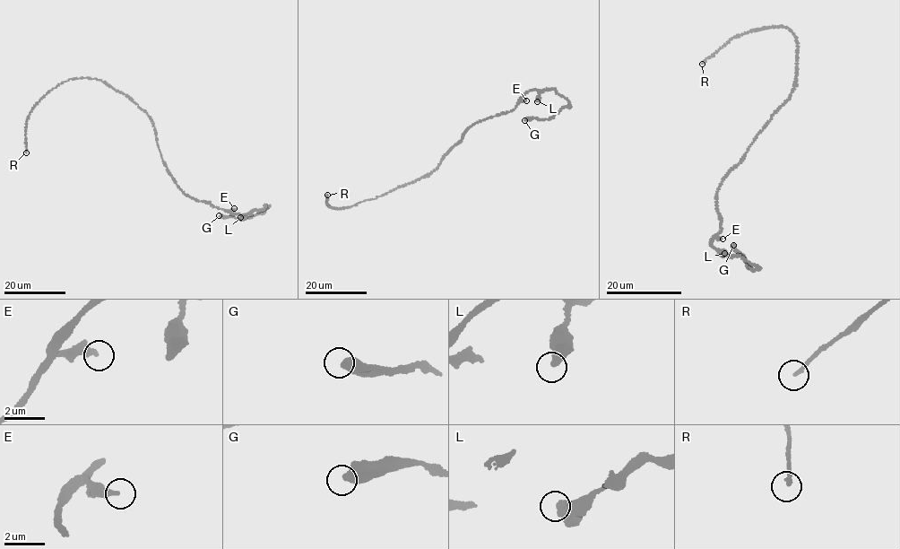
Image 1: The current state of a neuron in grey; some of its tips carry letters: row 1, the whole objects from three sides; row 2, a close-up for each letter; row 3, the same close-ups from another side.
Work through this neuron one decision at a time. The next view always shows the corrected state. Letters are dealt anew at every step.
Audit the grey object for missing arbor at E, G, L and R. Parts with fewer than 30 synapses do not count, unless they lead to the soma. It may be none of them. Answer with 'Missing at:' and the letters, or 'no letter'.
Missing at: R

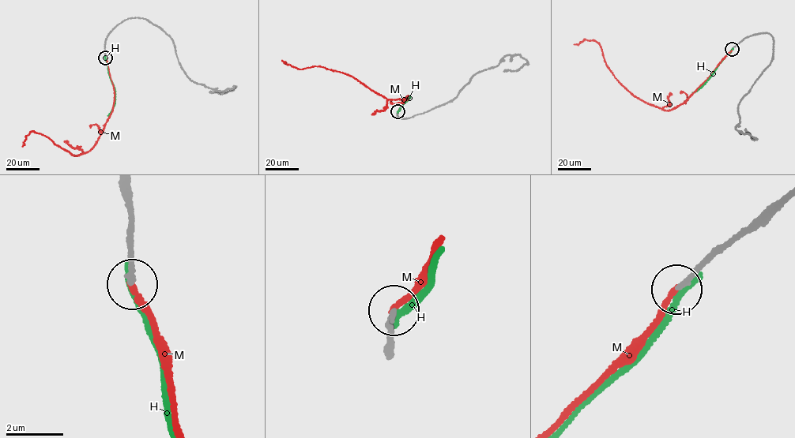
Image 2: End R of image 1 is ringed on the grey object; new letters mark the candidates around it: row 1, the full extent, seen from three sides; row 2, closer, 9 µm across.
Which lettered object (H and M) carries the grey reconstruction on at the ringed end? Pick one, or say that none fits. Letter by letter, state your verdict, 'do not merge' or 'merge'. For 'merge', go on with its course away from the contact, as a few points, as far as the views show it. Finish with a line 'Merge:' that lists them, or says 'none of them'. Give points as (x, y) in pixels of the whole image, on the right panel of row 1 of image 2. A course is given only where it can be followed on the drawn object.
H: do not merge
M: merge | via (732, 49), (685, 102), (666, 110), (635, 96), (619, 82), (594, 40), (585, 39), (574, 44)
Merge: M

